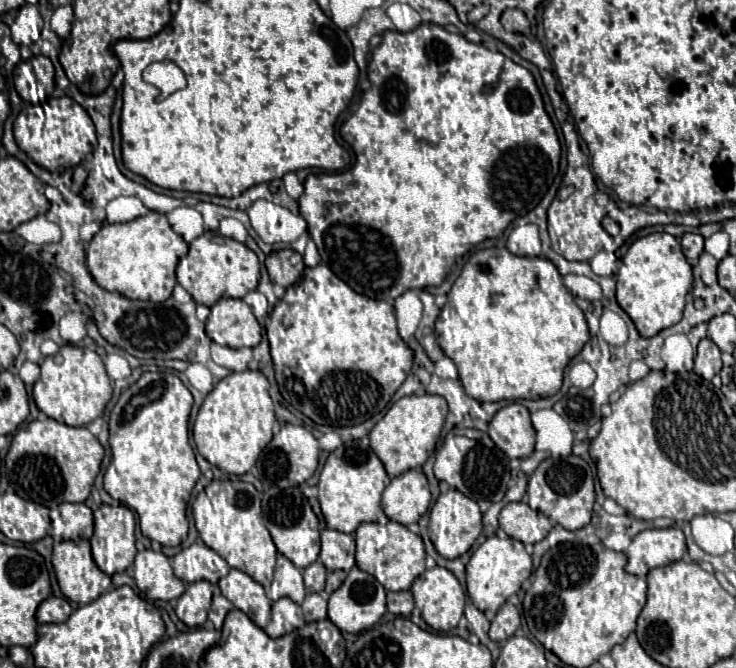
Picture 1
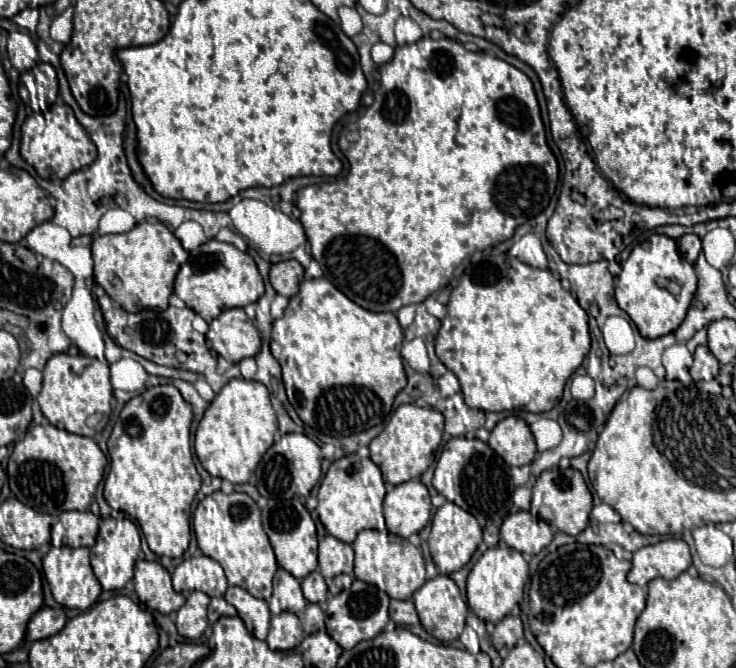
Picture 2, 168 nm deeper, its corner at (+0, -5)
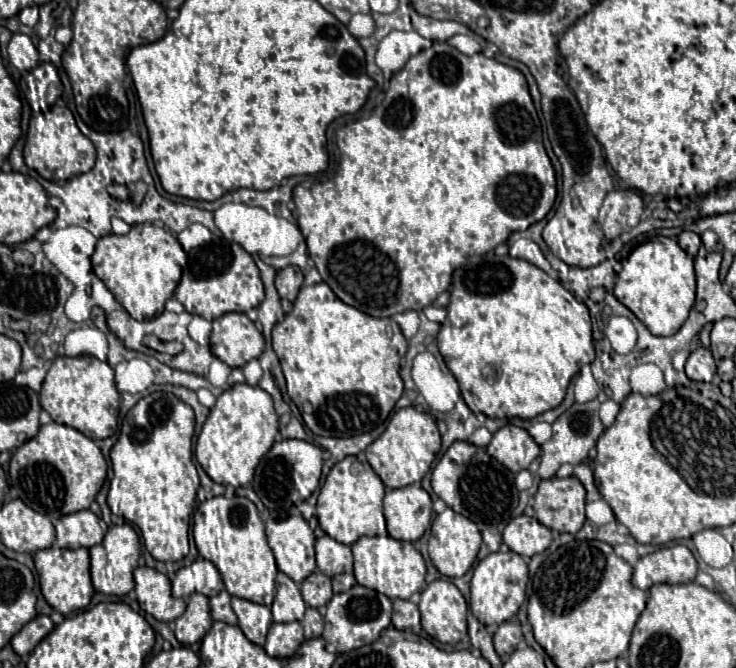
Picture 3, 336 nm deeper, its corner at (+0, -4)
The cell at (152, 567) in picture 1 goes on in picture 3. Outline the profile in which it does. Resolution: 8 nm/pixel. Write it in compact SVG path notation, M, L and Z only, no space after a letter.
M148 566L136 568L134 582L140 608L146 614L152 614L156 620L172 622L186 610L186 602L172 596L168 576L160 574L158 570Z

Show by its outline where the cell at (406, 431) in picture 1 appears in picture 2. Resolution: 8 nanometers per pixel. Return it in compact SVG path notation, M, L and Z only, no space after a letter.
M414 403L400 405L384 431L370 443L370 459L380 467L382 477L390 485L400 485L408 479L420 479L420 475L434 463L436 449L444 431L444 415L430 407L418 407Z

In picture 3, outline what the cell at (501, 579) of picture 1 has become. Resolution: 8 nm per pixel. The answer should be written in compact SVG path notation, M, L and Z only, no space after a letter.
M494 552L488 554L484 560L478 562L478 566L474 568L474 576L472 576L472 598L470 598L470 610L472 614L486 626L490 624L502 624L506 620L510 620L520 604L526 598L526 584L529 580L529 571L524 558L516 552Z

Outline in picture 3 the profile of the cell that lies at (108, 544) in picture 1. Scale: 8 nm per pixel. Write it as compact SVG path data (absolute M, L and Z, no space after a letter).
M130 524L110 526L104 540L90 548L90 574L94 588L102 594L114 594L114 596L128 594L134 588L132 572L138 566L138 558L140 558L140 538L136 530Z

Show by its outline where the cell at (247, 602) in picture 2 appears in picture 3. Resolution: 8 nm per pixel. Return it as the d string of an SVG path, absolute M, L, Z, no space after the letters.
M232 598L232 610L238 616L238 626L242 628L244 636L254 644L264 646L268 628L272 624L270 608L242 600L242 598Z

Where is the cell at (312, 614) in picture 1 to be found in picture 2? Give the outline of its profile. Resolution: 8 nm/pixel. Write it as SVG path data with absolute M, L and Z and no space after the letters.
M308 603L306 611L302 615L302 629L306 633L314 633L314 631L324 631L324 611L320 609L320 605L316 603Z

